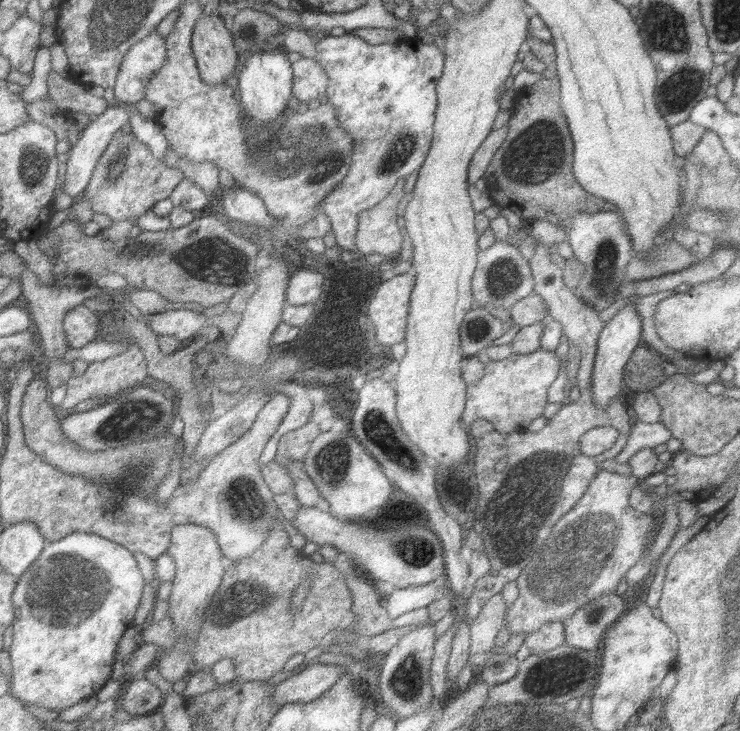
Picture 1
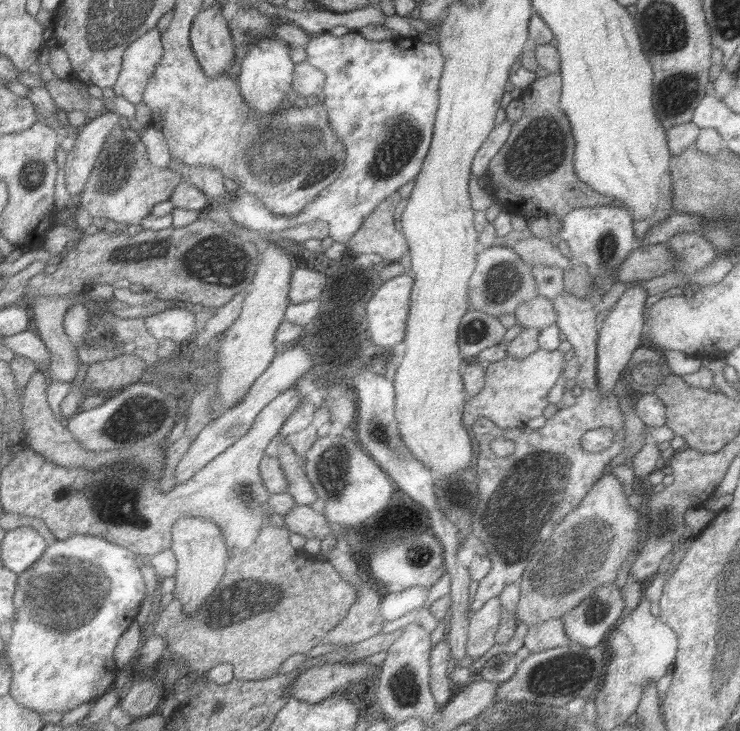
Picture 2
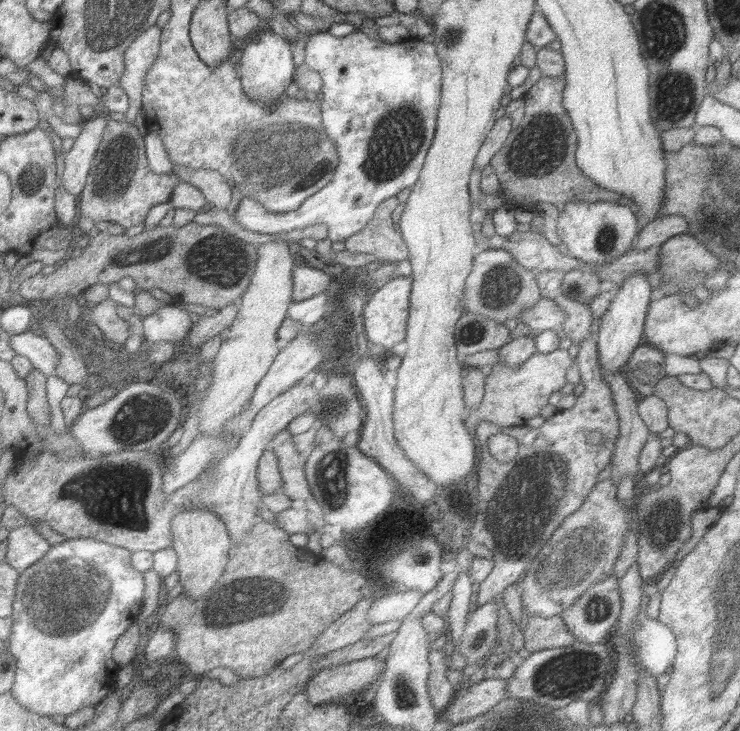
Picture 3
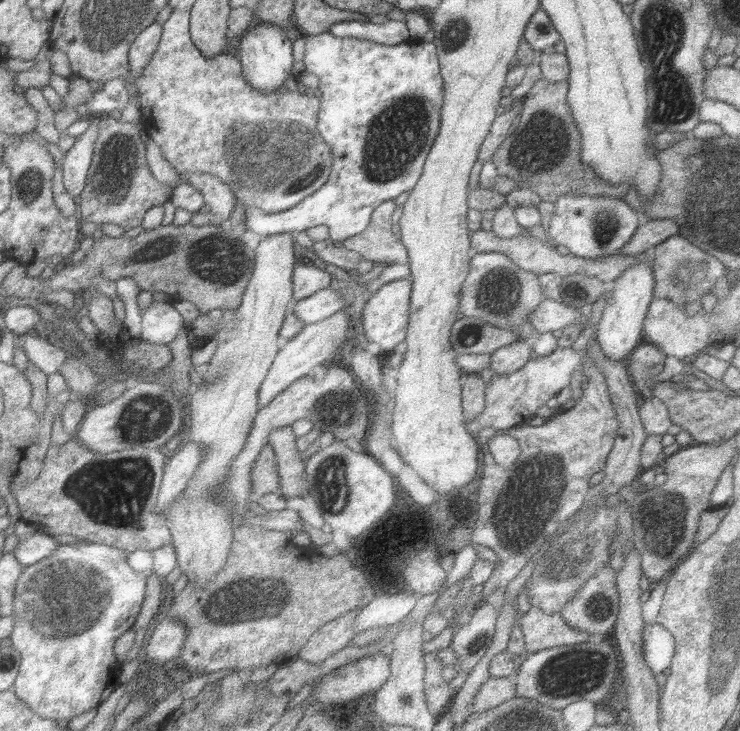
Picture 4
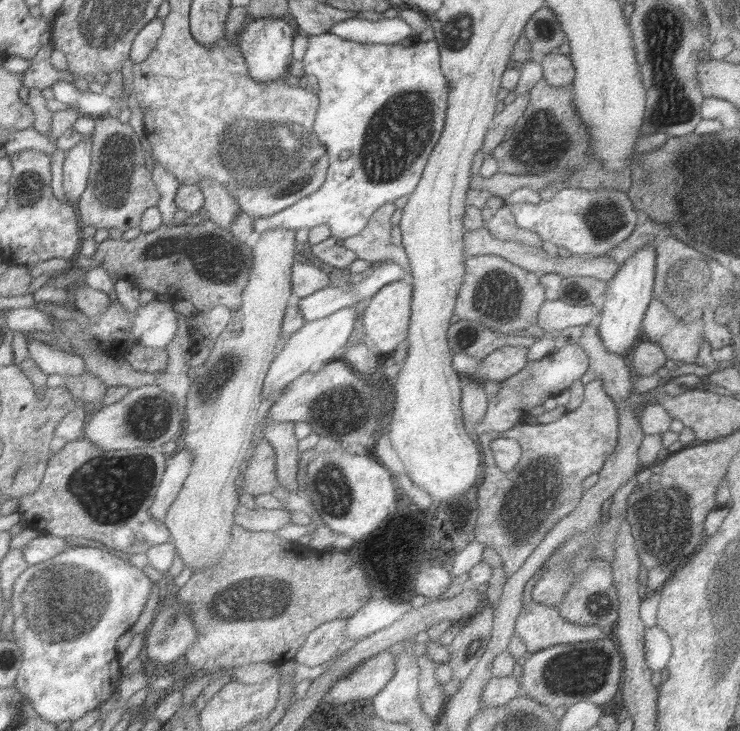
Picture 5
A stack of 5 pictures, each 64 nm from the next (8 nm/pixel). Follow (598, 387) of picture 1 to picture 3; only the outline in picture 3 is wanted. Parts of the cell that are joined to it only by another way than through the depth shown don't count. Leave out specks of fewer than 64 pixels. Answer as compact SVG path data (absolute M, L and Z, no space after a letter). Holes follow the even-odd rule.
M631 274L627 276L621 284L619 284L619 292L617 296L613 296L609 308L603 312L603 316L599 318L599 332L595 336L595 344L597 344L597 352L599 352L599 364L603 366L605 372L609 370L617 370L621 368L629 356L641 346L645 344L643 338L643 324L645 324L645 316L649 312L649 304L653 300L653 290L651 290L651 276L641 276L641 274Z

